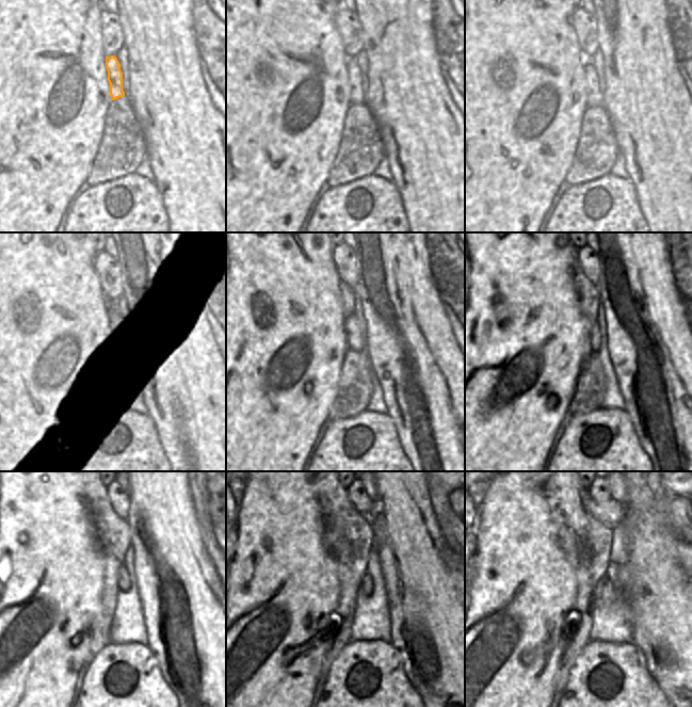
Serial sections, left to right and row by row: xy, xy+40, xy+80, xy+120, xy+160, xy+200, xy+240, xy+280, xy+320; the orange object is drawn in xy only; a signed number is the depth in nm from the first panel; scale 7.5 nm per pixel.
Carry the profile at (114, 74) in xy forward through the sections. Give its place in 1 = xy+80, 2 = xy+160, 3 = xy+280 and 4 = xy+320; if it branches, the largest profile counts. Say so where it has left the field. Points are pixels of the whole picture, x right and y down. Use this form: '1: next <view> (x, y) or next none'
1: next xy+80 (594, 99)
2: next xy+160 (354, 340)
3: next xy+280 (365, 588)
4: next xy+320 (605, 594)

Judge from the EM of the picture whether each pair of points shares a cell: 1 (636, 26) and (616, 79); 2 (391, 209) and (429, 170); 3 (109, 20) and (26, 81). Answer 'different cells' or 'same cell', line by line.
1: same cell
2: different cells
3: different cells

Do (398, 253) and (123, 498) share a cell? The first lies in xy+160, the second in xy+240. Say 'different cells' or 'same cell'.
different cells

